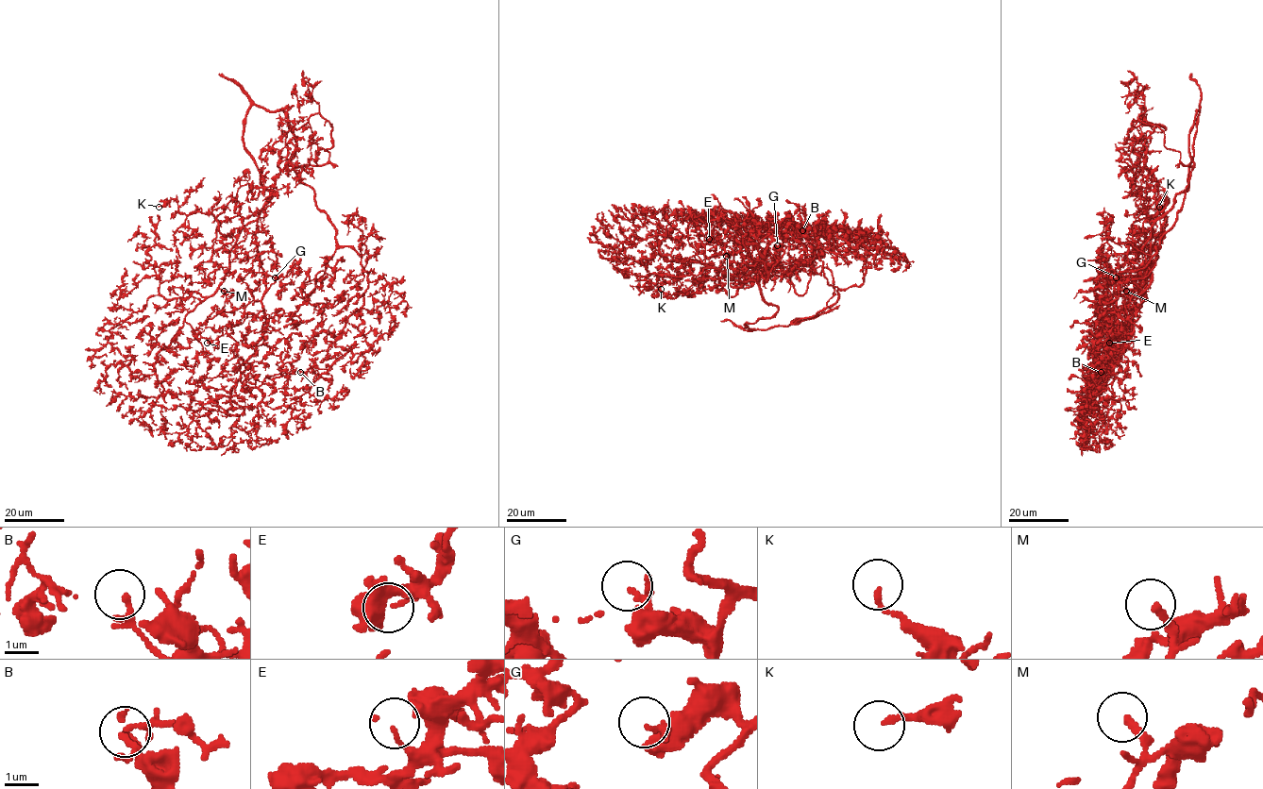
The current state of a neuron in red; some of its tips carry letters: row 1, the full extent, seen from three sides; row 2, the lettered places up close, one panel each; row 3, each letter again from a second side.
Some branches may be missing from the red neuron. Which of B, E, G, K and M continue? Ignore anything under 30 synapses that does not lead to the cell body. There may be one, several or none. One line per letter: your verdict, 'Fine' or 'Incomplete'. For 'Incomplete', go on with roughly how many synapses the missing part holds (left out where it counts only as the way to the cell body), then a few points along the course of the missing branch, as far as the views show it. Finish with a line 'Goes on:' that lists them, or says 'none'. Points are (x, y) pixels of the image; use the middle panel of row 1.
B: Fine
E: Fine
G: Incomplete. Roughly 110 synapses. Course of what is missing: (777, 245), (771, 245), (773, 235), (766, 235), (763, 239)
K: Fine
M: Incomplete. Roughly 70 synapses. Course of what is missing: (726, 256), (705, 260)
Goes on: G, M

